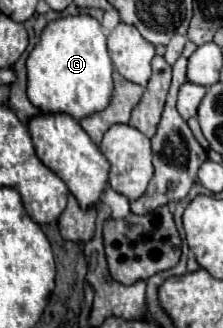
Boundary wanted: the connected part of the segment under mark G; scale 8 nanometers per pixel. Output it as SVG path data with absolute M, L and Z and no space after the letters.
M67 16L49 22L27 58L27 78L27 96L43 114L69 114L75 120L83 120L95 112L103 112L113 94L113 64L107 54L101 24L91 16Z

